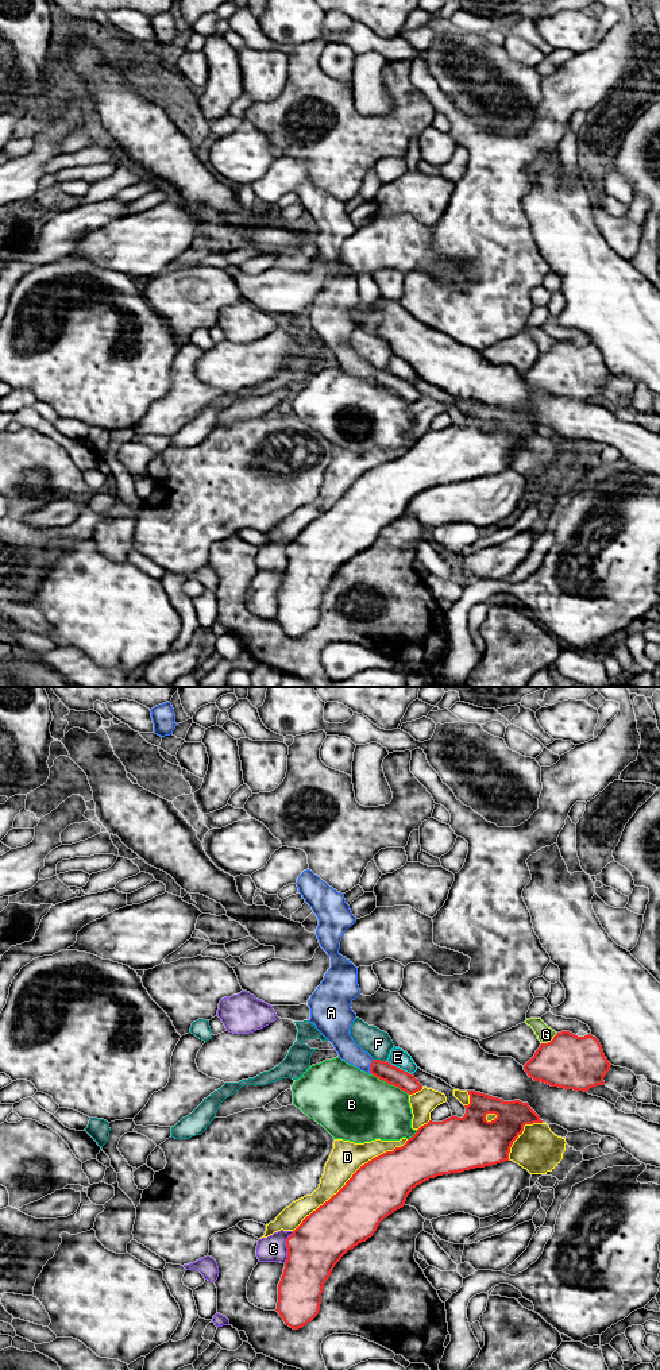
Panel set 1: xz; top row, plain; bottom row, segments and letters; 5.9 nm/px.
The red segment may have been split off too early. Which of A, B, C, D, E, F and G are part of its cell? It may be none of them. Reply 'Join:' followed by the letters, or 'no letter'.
Join: A

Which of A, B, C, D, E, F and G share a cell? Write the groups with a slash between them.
A / B / C / D / E / F / G

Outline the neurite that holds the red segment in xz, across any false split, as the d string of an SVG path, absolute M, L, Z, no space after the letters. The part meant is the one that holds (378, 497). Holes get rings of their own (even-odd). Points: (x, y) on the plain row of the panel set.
M467 400L470 413L463 427L429 429L401 456L386 460L362 474L346 494L320 514L286 548L287 568L278 593L277 621L293 638L312 630L321 613L321 602L335 574L355 555L374 544L379 532L405 514L408 503L420 493L443 483L485 476L509 470L513 451L525 433L543 432L540 425L520 409L503 410L480 401Z

